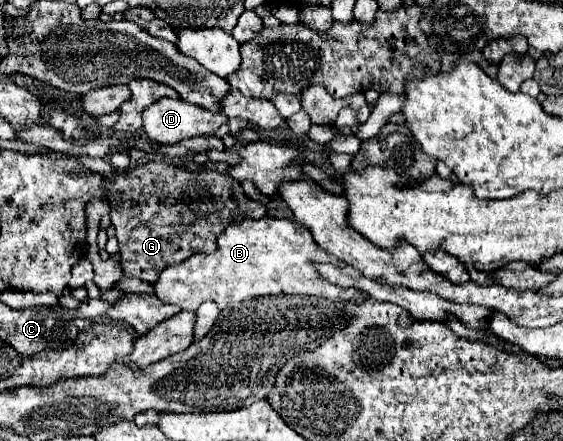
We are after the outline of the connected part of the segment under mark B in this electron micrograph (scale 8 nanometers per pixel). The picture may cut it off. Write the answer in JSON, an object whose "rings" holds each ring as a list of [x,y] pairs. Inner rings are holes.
{"rings":[[[269,215],[261,219],[243,219],[241,223],[229,225],[229,229],[219,235],[217,245],[217,251],[211,255],[195,253],[183,263],[165,267],[155,283],[155,295],[185,311],[195,311],[205,301],[215,301],[219,309],[227,309],[245,299],[279,293],[315,295],[329,301],[353,301],[361,295],[357,289],[343,289],[319,275],[315,263],[331,263],[335,267],[345,267],[347,263],[321,251],[309,229],[295,221]]]}

